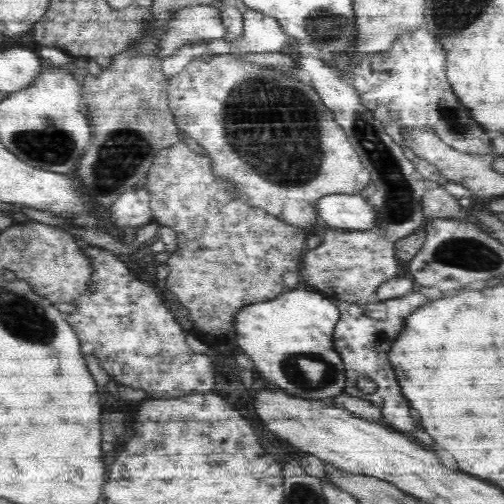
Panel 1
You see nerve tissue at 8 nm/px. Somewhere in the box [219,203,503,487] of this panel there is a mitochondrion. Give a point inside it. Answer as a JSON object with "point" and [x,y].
{"point":[326,371]}

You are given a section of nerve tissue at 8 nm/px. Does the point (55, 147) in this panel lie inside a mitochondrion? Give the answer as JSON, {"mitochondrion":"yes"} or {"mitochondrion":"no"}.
{"mitochondrion":"yes"}

